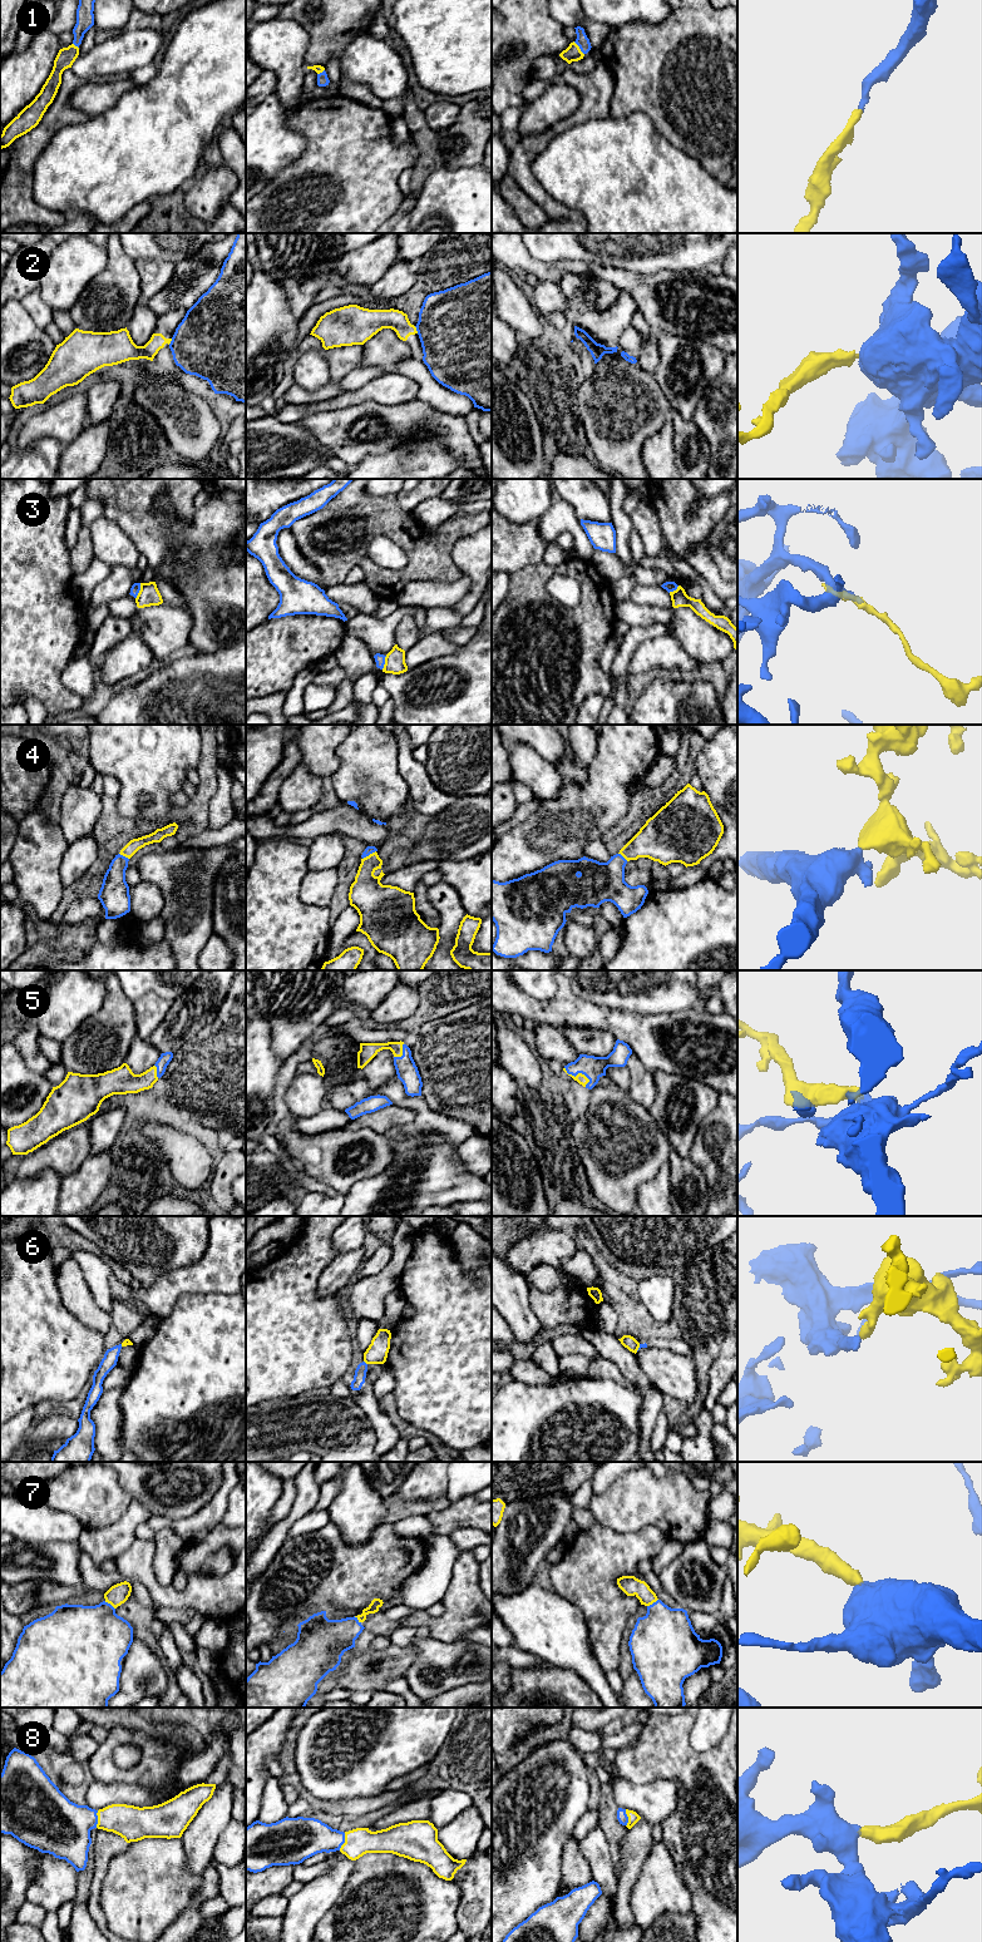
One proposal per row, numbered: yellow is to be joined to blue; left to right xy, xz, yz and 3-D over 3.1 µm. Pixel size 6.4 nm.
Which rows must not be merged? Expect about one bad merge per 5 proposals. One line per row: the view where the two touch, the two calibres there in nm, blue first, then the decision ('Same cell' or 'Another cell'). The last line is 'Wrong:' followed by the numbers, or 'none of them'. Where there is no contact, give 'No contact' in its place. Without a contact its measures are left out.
1: Touches blue in yz. Thickness 80 nm (blue) against 100 nm. Same cell
2: Touches blue in xz. Thickness 480 nm (blue) against 130 nm. Another cell
3: Touches blue in xy. Thickness 60 nm (blue) against 130 nm. Another cell
4: Touches blue in xz. Thickness 50 nm (blue) against 220 nm. Same cell
5: Touches blue in yz. Thickness 150 nm (blue) against 70 nm. Same cell
6: Touches blue in xz. Thickness 80 nm (blue) against 140 nm. Another cell
7: Touches blue in yz. Thickness 400 nm (blue) against 120 nm. Same cell
8: Touches blue in xy. Thickness 360 nm (blue) against 220 nm. Same cell
Wrong: 2, 3, 6

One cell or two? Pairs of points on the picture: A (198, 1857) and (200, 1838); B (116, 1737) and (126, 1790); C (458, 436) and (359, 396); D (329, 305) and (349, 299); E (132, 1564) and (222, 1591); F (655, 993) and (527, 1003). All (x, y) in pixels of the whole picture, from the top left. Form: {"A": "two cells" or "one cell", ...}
{"A": "one cell", "B": "two cells", "C": "two cells", "D": "one cell", "E": "one cell", "F": "two cells"}

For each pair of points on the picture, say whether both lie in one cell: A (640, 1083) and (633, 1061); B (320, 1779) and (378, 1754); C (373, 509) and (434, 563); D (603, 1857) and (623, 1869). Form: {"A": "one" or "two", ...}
{"A": "one", "B": "one", "C": "one", "D": "two"}

